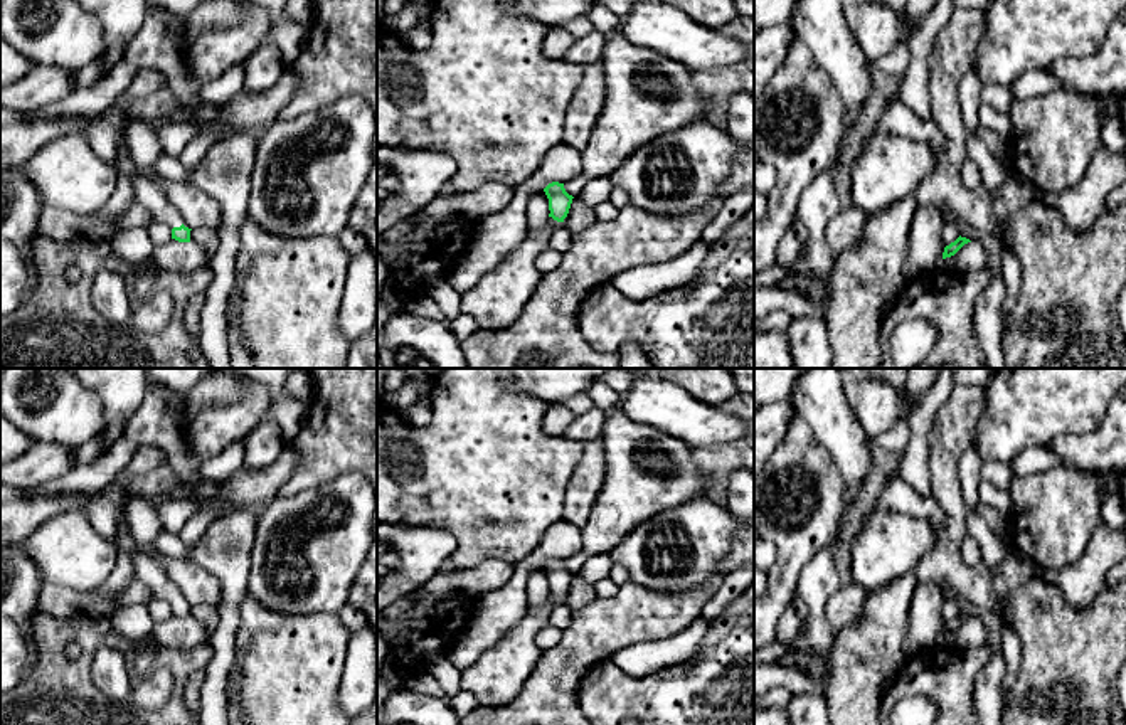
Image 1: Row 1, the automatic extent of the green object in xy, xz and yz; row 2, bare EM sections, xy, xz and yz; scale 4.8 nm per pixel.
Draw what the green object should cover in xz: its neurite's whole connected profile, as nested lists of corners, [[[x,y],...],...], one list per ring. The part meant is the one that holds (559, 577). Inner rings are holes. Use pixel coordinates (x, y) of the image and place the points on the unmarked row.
[[[552,558],[544,565],[547,575],[549,575],[549,594],[552,594],[557,599],[564,599],[564,595],[569,590],[572,572],[569,572],[564,565],[564,560]]]

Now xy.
[[[143,552],[133,555],[135,580],[143,582],[155,599],[163,599],[172,604],[172,616],[178,619],[190,619],[190,607],[183,602],[178,585],[167,575],[162,564],[150,558]]]

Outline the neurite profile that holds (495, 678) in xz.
[[[528,611],[495,648],[485,651],[461,671],[459,688],[470,691],[478,705],[488,710],[508,705],[520,693],[542,656],[535,636],[545,622],[547,619],[537,611]]]

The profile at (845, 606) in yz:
[[[858,584],[842,585],[825,606],[826,621],[835,634],[860,621],[870,590]]]

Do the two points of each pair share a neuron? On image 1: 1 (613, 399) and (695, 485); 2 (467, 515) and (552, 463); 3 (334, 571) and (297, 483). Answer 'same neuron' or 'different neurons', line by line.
1: different neurons
2: same neuron
3: different neurons

